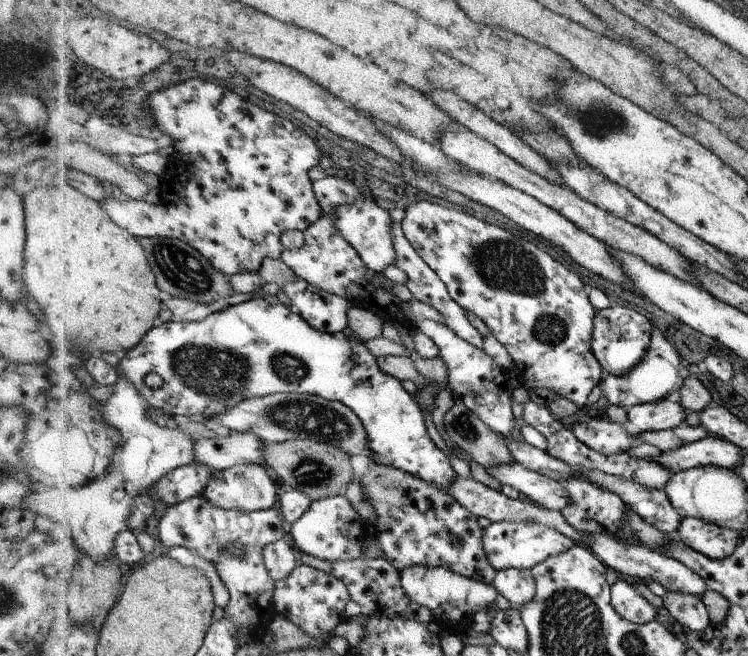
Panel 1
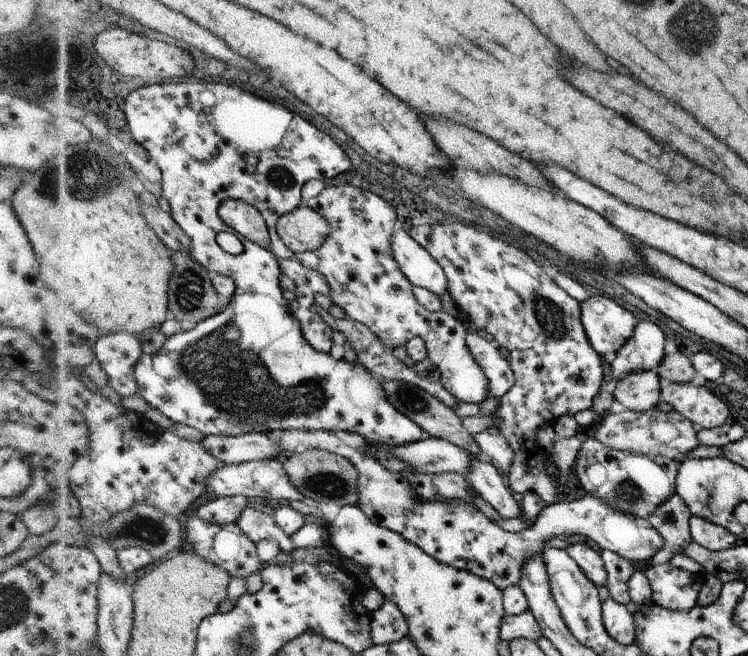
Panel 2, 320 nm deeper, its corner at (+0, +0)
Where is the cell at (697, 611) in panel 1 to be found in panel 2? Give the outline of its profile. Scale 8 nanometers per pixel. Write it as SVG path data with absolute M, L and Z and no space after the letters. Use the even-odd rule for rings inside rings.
M670 563L646 565L644 574L650 583L656 605L671 611L687 611L697 605L697 598L704 577L684 569L672 567Z

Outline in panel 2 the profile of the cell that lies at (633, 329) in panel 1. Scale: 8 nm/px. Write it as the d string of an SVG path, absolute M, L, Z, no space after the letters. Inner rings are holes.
M602 295L589 296L582 304L581 320L589 343L604 354L620 350L636 328L634 314Z

